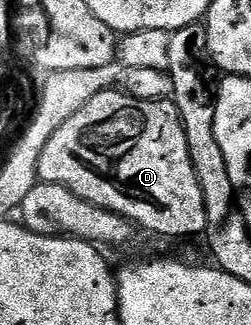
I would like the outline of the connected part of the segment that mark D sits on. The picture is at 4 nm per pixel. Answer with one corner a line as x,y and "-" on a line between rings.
117,88
105,89
96,99
84,103
72,119
68,119
48,139
38,164
39,182
68,187
80,199
88,199
96,207
104,207
126,217
139,230
159,233
162,237
194,237
205,234
204,195
188,155
188,139
184,135
178,108
173,100
141,101
132,99

